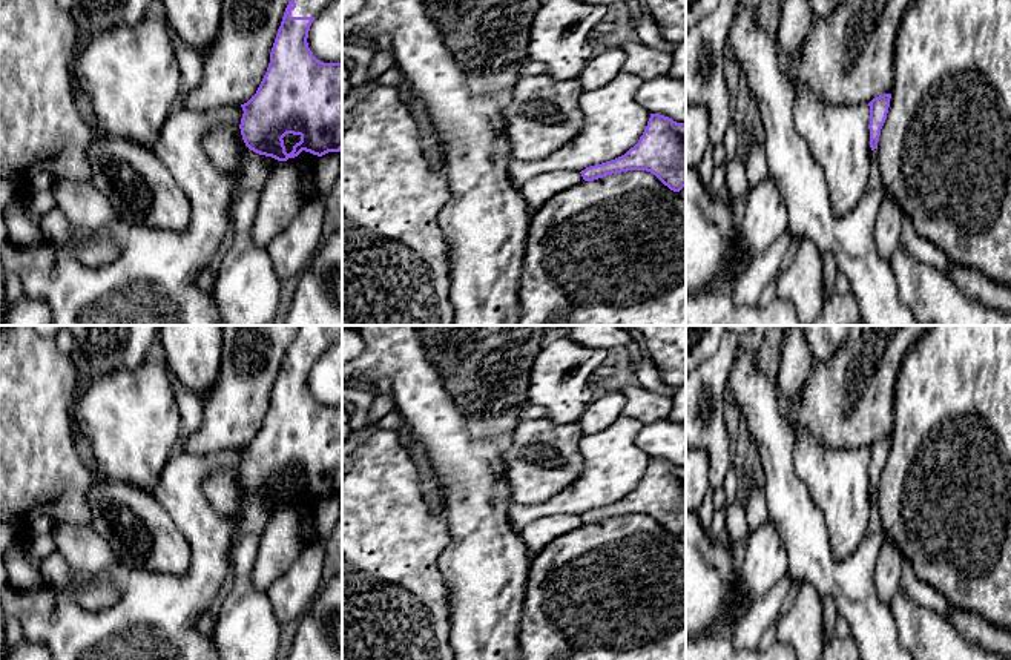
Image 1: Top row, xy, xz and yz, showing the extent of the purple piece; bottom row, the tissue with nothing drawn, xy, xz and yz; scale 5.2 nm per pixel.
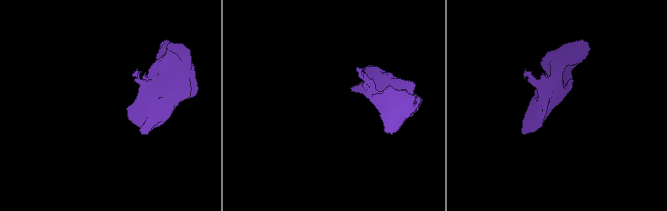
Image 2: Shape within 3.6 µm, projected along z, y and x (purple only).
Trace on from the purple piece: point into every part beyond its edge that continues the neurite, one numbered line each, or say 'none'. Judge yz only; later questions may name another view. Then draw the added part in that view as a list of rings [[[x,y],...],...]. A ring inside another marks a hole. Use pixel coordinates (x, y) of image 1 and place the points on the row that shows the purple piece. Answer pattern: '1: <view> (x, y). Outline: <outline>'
none

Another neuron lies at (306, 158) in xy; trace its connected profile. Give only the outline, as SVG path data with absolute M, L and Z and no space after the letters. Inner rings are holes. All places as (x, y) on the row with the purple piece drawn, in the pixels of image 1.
M302 150L298 157L288 158L287 161L278 161L272 157L264 157L268 163L273 163L275 167L279 167L281 164L304 164L310 169L311 175L305 184L305 203L313 201L316 198L318 192L318 178L316 178L316 163L318 163L318 155L313 155L310 152Z

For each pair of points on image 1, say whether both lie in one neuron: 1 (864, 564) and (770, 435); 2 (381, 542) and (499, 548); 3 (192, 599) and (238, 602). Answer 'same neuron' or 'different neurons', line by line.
1: same neuron
2: different neurons
3: different neurons

